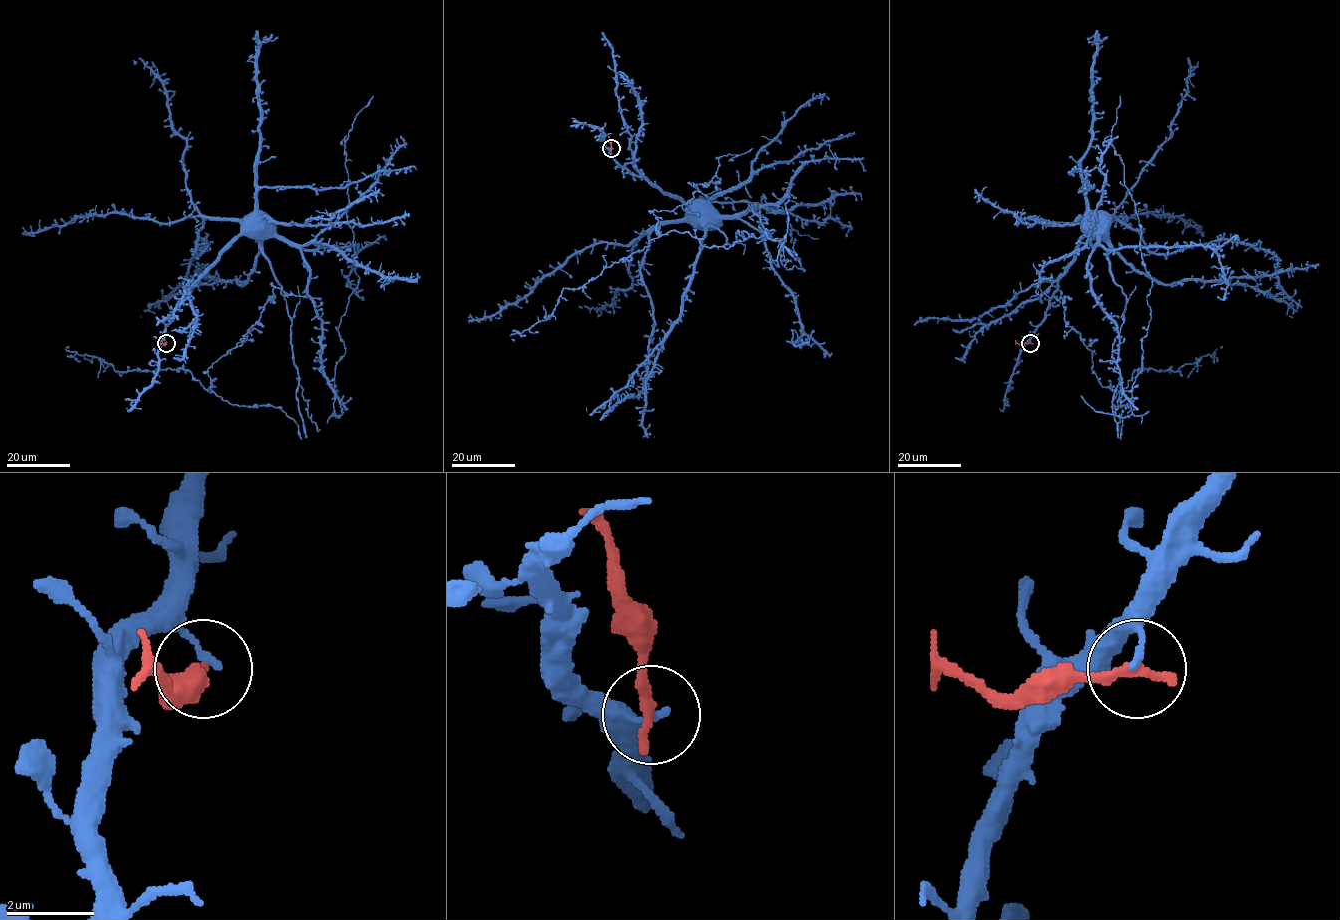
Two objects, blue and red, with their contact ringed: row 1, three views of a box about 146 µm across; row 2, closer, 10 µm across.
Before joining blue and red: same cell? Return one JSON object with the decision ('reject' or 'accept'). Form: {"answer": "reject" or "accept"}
{"answer": "reject"}

